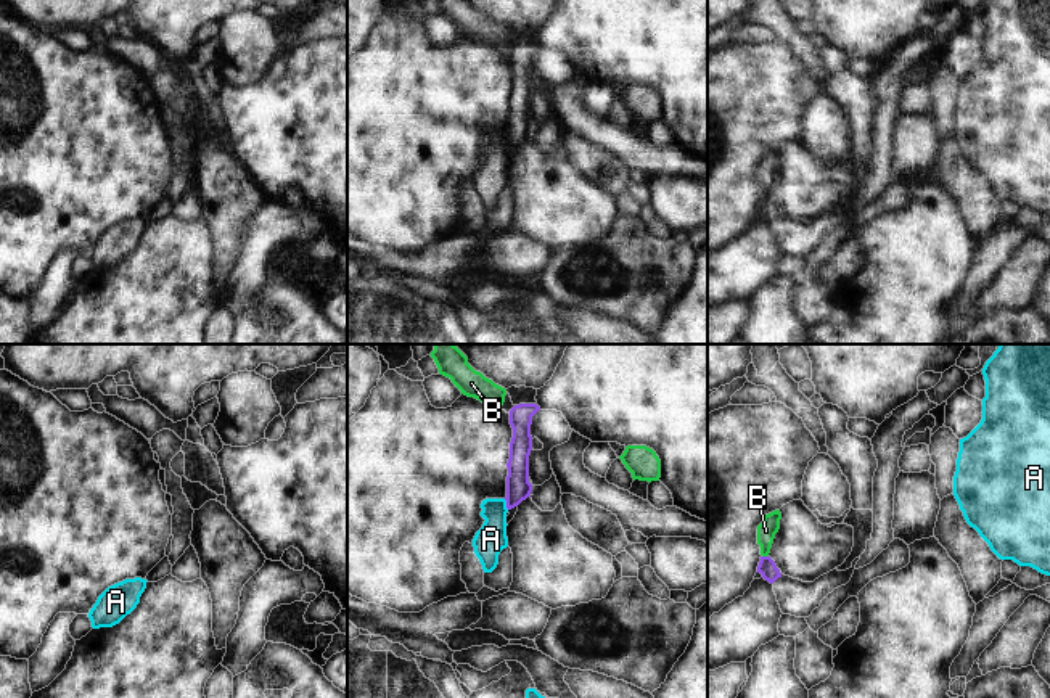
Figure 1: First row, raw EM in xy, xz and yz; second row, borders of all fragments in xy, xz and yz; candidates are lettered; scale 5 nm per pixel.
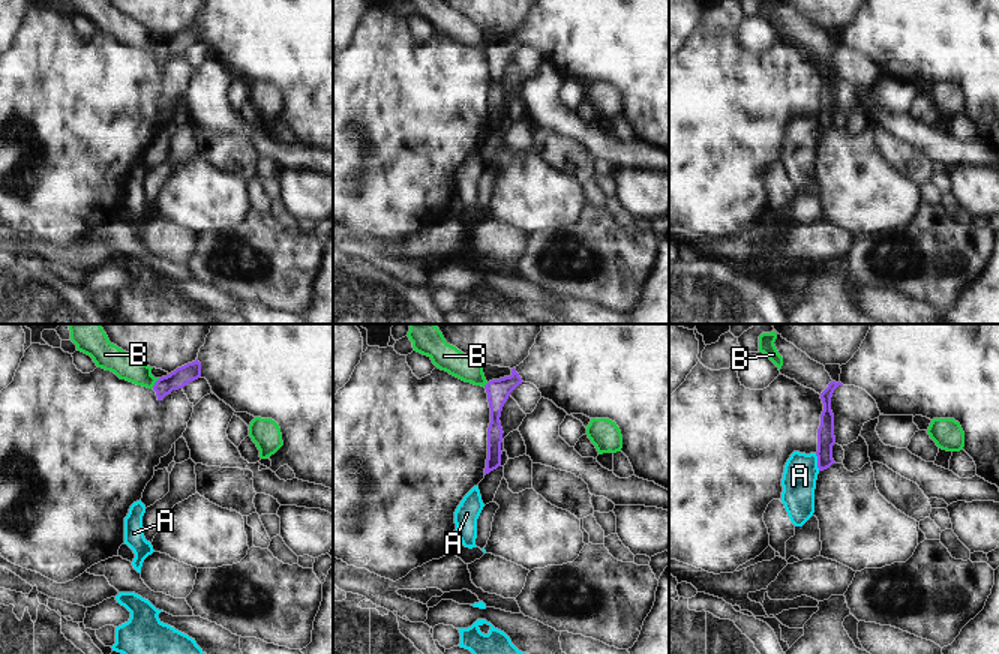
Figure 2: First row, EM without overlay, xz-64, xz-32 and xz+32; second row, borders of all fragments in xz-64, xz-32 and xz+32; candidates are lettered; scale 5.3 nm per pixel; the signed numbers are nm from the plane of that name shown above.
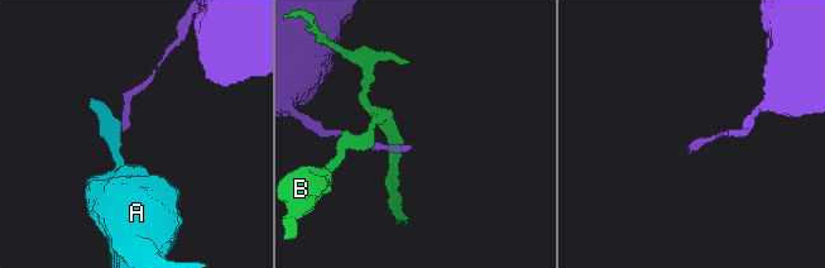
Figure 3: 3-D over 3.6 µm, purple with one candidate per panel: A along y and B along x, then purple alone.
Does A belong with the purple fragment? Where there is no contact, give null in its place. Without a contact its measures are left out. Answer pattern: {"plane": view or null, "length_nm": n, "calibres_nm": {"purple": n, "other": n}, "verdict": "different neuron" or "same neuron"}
{"plane": "xz", "length_nm": 60, "calibres_nm": {"purple": 130, "other": 160}, "verdict": "different neuron"}

